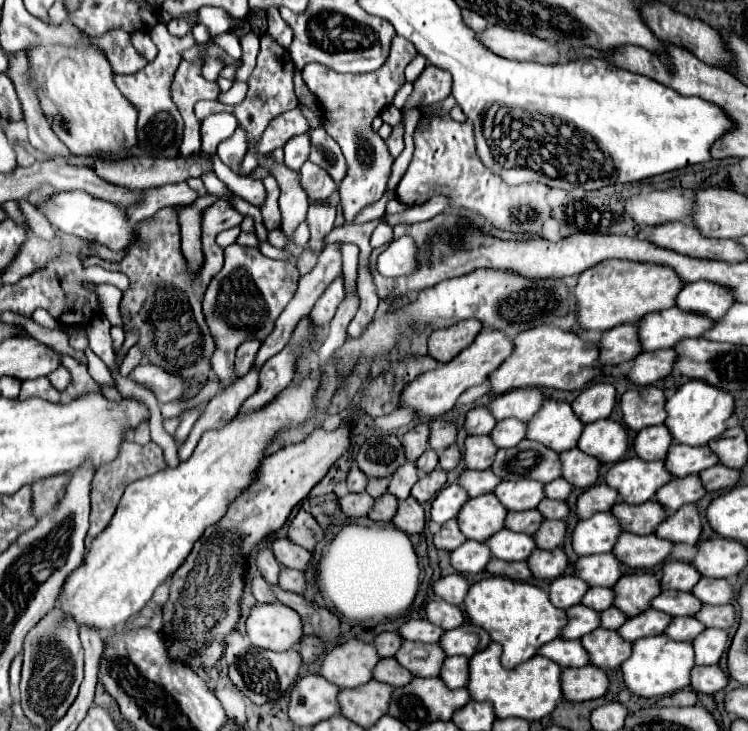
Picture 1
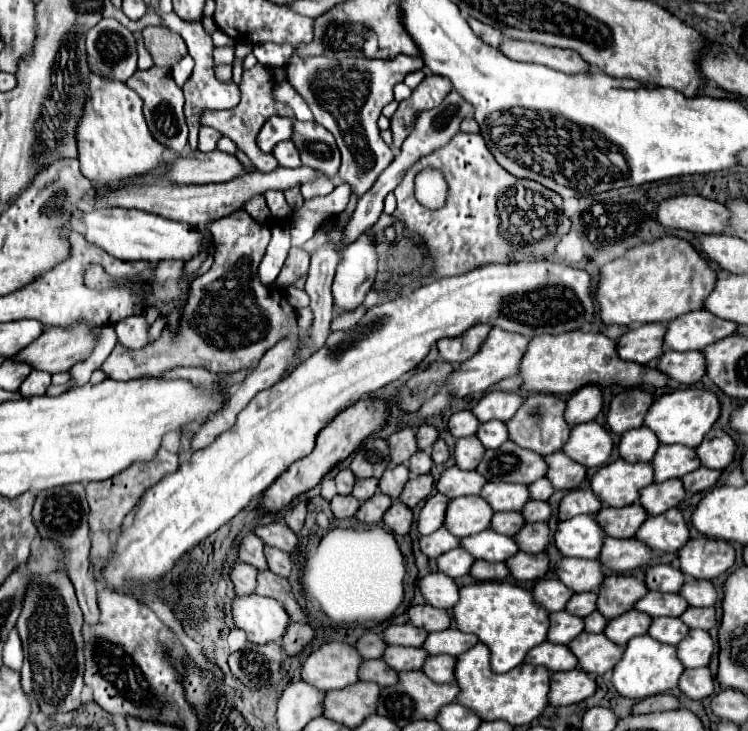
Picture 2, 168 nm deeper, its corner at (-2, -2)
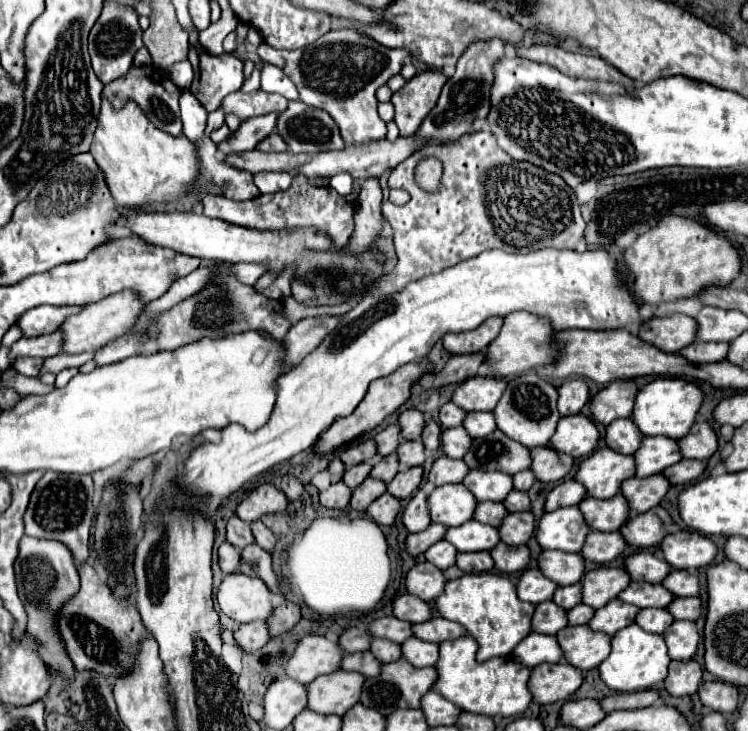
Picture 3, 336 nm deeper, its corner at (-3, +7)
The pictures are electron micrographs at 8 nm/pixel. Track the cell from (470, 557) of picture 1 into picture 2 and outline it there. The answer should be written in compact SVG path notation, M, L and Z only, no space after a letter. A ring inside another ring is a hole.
M455 548L437 558L437 566L443 574L449 574L451 578L459 578L471 572L475 558L465 548Z

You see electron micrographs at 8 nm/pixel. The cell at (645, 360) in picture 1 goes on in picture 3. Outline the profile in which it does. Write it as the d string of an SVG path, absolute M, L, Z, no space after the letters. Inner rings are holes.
M696 341L680 351L680 355L692 363L716 363L726 359L726 353L728 343L704 343L704 341Z

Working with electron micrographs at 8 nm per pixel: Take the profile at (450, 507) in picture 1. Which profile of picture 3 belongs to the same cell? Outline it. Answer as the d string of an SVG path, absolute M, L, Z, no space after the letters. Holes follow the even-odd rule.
M418 491L406 505L402 513L402 523L408 533L418 533L424 531L430 525L430 513L426 509L426 493Z

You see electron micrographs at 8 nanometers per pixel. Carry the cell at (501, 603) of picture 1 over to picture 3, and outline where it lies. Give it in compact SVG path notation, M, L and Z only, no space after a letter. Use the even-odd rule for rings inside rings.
M498 573L462 575L460 579L446 581L444 593L434 599L434 607L440 613L440 617L460 623L466 629L466 633L476 639L478 663L490 657L508 655L532 631L530 613L534 613L534 605L520 601L514 593L514 583Z

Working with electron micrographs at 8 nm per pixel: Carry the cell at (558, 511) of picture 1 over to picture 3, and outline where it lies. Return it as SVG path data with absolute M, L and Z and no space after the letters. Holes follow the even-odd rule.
M510 491L506 495L506 499L502 501L502 505L506 507L508 513L516 513L516 511L526 511L530 509L530 497L524 491Z

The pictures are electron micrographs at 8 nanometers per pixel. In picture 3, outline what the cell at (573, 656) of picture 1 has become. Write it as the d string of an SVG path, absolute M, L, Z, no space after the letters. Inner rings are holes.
M530 633L512 649L512 659L526 667L534 667L538 663L558 663L562 661L562 649L558 649L558 641L554 641L554 637Z

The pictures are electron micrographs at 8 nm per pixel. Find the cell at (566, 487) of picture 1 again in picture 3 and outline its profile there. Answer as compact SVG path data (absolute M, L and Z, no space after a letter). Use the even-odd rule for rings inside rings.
M528 469L522 471L522 473L516 473L516 475L512 477L514 489L518 489L518 491L528 491L534 481L536 481L536 477L534 477L534 473L530 473Z

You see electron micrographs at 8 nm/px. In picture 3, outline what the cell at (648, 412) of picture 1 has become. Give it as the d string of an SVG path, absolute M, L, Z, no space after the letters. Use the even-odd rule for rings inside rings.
M614 381L590 399L590 413L596 423L608 425L614 419L630 417L638 387L634 381Z

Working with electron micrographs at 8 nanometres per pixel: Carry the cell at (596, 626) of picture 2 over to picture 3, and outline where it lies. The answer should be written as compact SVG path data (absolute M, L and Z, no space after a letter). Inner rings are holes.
M580 603L574 609L568 609L566 615L568 615L568 625L586 625L592 619L594 609L590 609L588 605Z

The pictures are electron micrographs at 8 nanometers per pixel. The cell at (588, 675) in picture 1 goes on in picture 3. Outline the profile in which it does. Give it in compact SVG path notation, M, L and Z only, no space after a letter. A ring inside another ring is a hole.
M566 661L562 663L542 663L536 665L530 673L530 693L534 701L546 705L546 703L556 703L568 699L582 683L582 673Z

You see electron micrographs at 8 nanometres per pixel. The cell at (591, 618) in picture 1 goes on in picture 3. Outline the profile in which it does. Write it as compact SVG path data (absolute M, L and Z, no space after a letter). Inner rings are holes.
M544 601L536 605L532 615L532 631L556 635L556 631L564 627L566 627L566 611L554 605L554 601Z

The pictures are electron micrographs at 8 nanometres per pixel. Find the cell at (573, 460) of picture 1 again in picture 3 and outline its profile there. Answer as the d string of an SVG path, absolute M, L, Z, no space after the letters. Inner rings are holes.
M534 447L530 449L530 457L532 457L530 471L538 481L544 481L544 483L554 483L564 479L574 463L570 455L558 453L550 447Z

